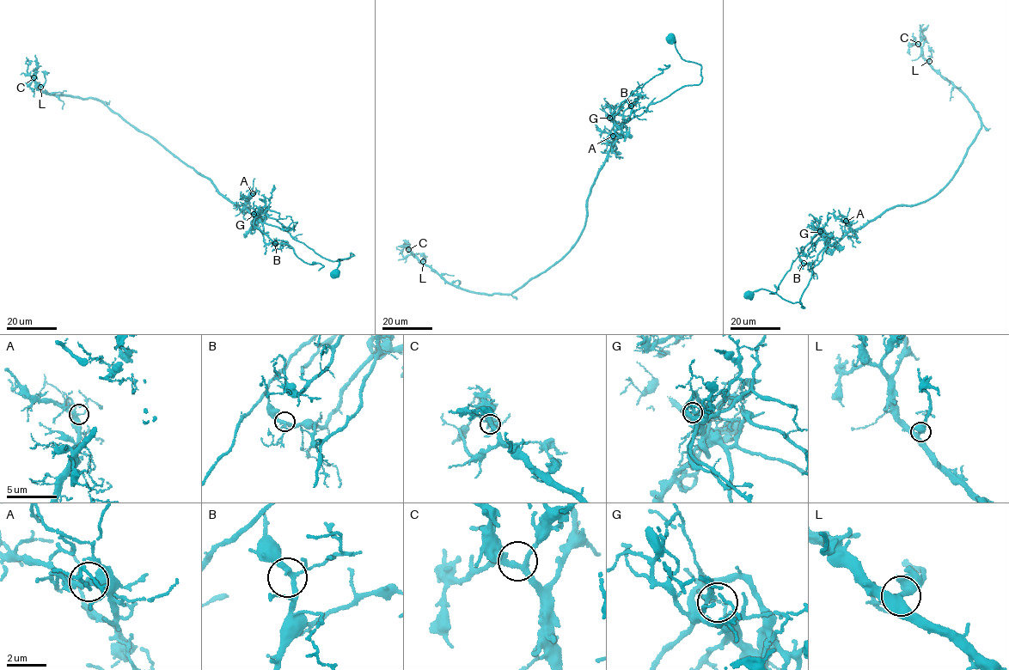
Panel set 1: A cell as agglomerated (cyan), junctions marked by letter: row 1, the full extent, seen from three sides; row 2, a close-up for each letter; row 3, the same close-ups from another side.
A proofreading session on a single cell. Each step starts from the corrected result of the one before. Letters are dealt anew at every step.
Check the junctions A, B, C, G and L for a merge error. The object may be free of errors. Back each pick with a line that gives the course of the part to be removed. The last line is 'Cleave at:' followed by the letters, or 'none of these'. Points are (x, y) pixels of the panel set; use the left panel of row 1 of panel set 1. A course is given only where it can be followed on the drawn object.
G: Course of the part to remove: (253, 215), (254, 225), (274, 241), (288, 244), (304, 262), (322, 265), (318, 270)
Cleave at: G

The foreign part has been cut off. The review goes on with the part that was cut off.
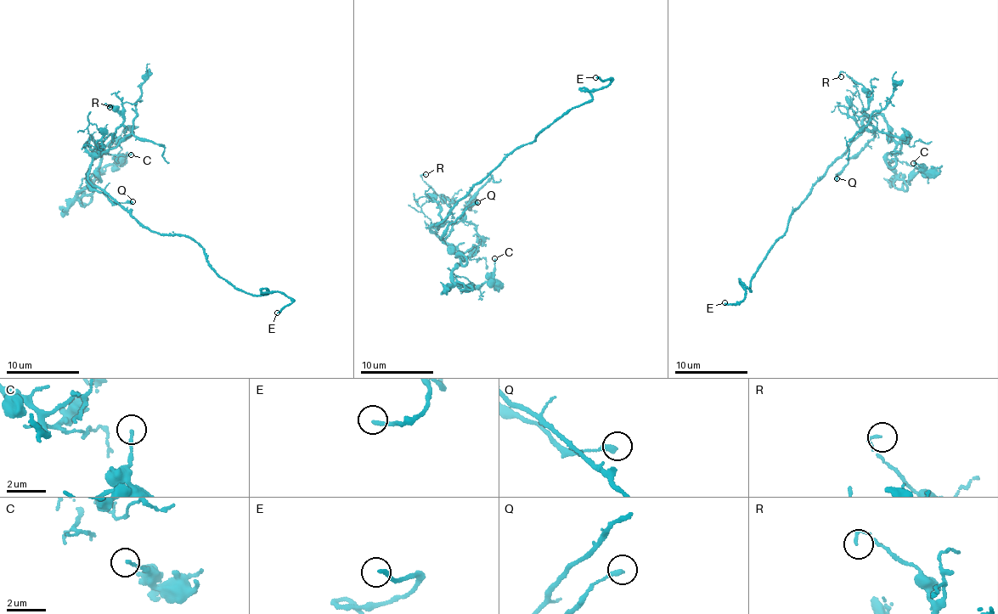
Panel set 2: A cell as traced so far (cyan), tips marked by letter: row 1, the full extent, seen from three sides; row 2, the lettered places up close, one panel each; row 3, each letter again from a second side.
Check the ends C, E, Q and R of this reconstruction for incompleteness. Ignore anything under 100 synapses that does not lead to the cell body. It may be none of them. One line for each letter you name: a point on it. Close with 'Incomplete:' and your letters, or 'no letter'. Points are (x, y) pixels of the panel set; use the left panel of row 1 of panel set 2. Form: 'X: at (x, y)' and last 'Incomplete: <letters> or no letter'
E: at (277, 312)
Incomplete: E

